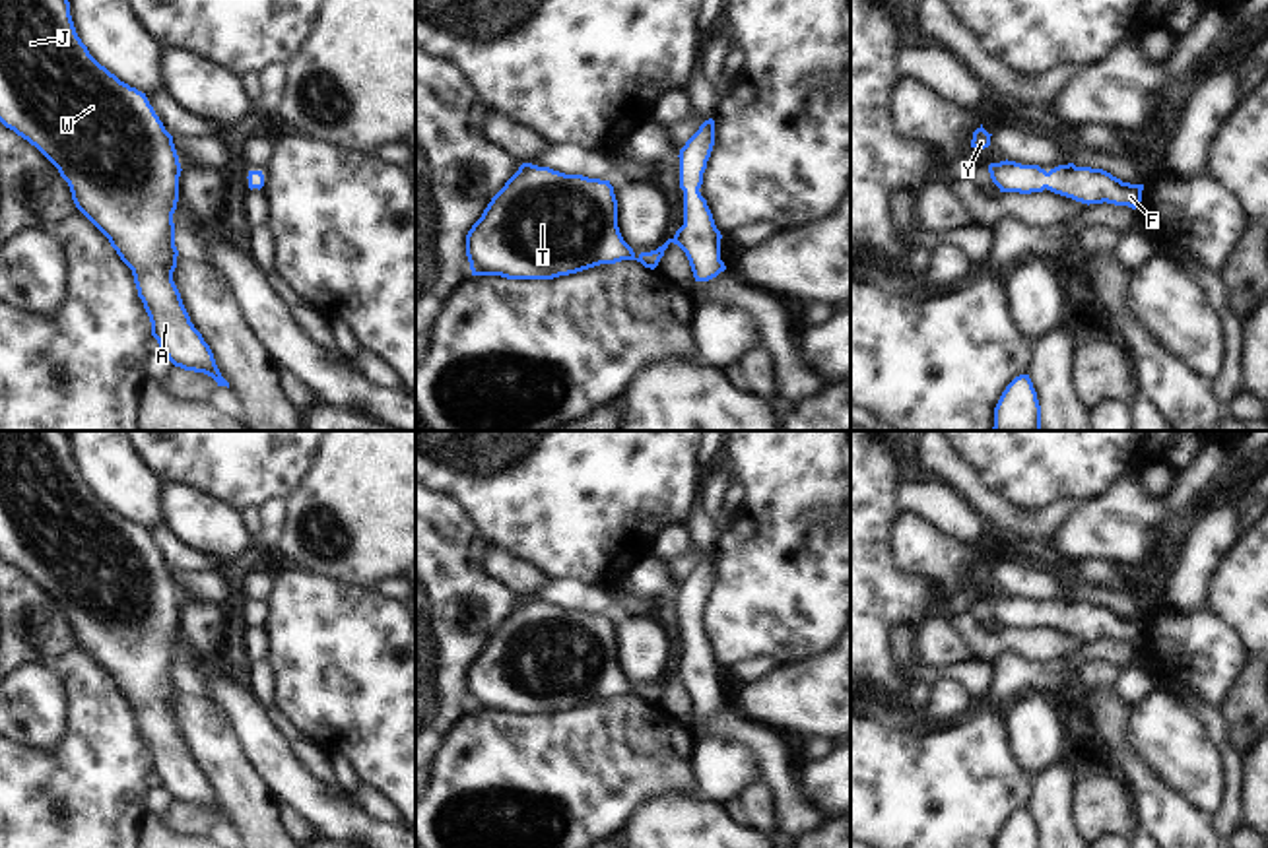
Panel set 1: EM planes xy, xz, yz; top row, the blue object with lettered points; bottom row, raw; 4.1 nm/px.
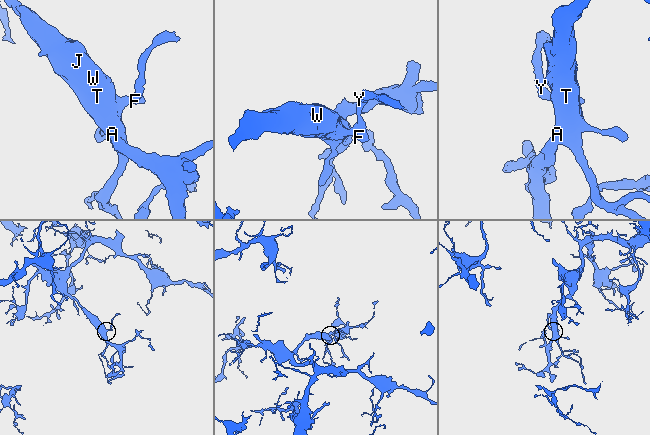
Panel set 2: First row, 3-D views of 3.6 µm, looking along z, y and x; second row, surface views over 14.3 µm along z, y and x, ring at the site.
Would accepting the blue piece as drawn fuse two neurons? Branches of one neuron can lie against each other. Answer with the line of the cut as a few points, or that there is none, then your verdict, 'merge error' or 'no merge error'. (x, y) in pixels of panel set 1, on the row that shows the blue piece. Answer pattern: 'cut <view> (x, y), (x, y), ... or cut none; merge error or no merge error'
cut none; no merge error

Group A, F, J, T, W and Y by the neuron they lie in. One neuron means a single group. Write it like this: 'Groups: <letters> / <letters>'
Groups: A F J T W Y.

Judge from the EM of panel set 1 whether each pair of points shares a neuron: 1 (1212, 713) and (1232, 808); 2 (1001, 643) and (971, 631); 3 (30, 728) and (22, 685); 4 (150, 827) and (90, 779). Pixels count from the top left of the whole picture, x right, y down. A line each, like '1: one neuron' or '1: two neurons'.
1: one neuron
2: one neuron
3: one neuron
4: two neurons

